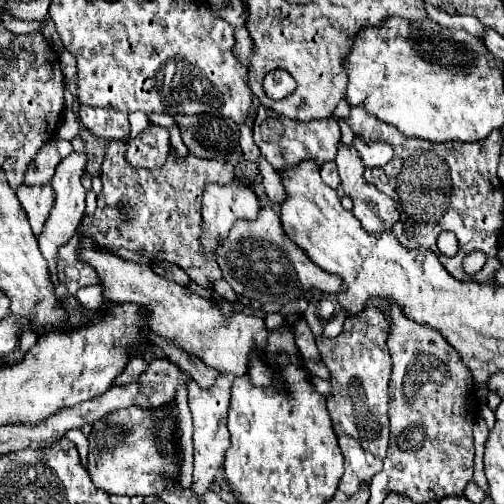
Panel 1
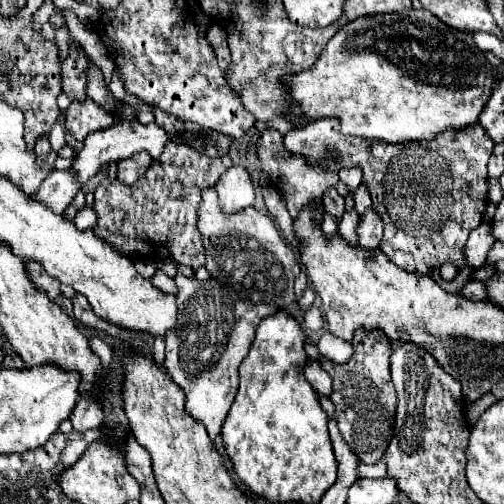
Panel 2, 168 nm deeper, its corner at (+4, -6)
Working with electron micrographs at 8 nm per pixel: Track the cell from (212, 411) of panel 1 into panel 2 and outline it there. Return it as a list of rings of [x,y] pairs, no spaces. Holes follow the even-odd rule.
[[[179,273],[173,279],[177,285],[177,307],[181,307],[181,311],[177,311],[177,331],[165,337],[165,367],[171,379],[185,391],[185,409],[201,421],[209,437],[215,439],[235,399],[239,387],[237,369],[253,343],[255,327],[263,317],[277,313],[277,307],[241,299],[231,287],[217,283],[217,279],[199,281]]]

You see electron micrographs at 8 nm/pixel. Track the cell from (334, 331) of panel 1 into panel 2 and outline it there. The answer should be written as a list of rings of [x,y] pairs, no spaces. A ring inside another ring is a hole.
[[[323,331],[317,347],[319,347],[319,353],[333,363],[343,363],[343,361],[347,363],[353,355],[353,345],[343,339],[333,337],[333,333],[329,335],[329,331]]]

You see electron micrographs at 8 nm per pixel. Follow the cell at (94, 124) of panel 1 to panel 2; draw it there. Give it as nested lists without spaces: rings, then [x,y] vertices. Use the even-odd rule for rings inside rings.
[[[85,99],[85,103],[71,103],[65,113],[65,127],[77,141],[83,141],[85,135],[93,131],[111,127],[113,123],[115,117],[103,107],[97,107],[93,99]]]

